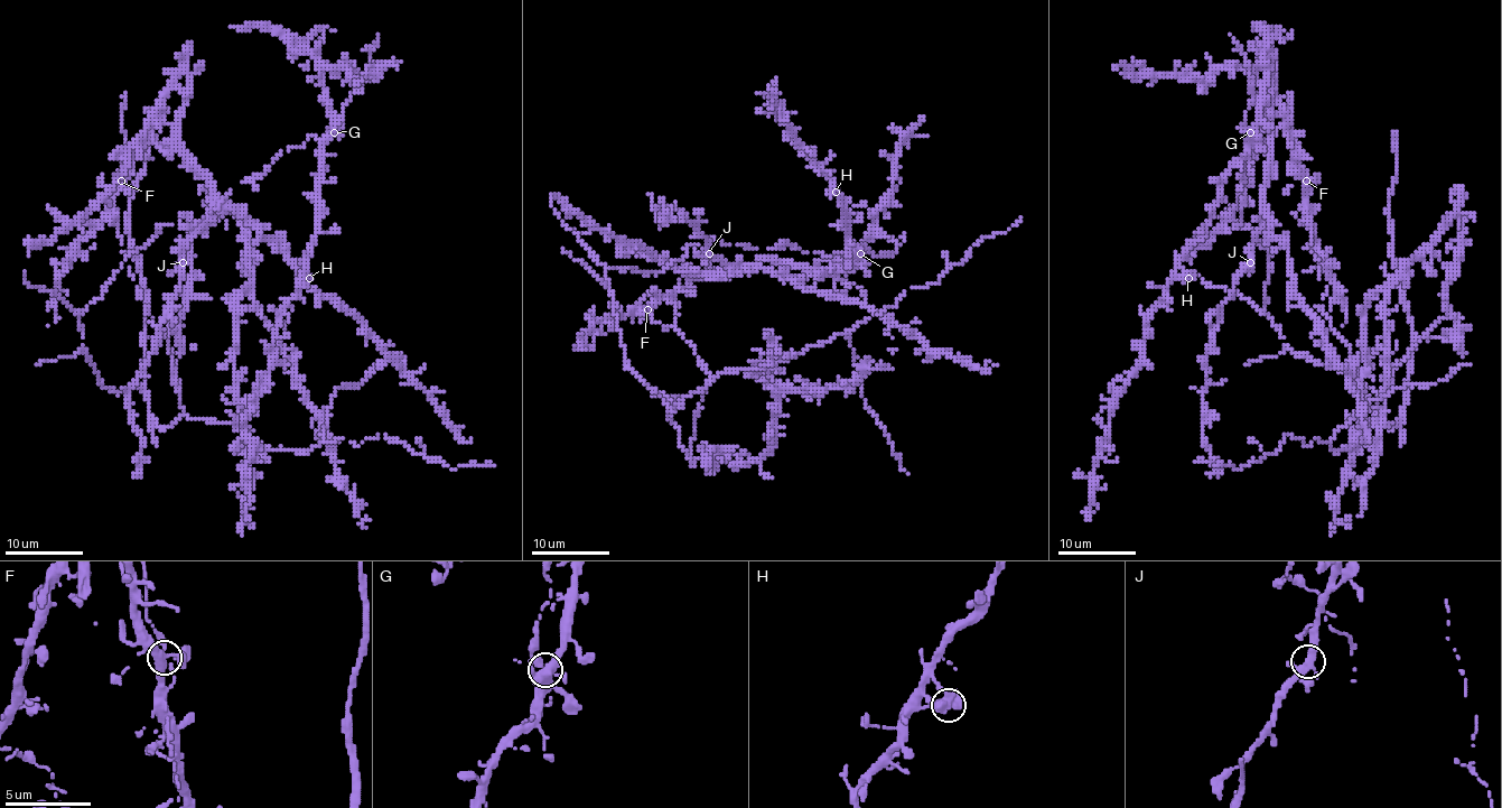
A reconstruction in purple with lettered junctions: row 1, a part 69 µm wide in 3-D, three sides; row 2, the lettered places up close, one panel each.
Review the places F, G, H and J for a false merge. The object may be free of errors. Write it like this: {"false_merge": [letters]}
{"false_merge": []}

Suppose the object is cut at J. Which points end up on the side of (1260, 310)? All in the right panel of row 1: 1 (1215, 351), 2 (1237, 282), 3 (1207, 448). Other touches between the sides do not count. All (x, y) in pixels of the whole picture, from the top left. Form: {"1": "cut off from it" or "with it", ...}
{"1": "cut off from it", "2": "cut off from it", "3": "cut off from it"}

